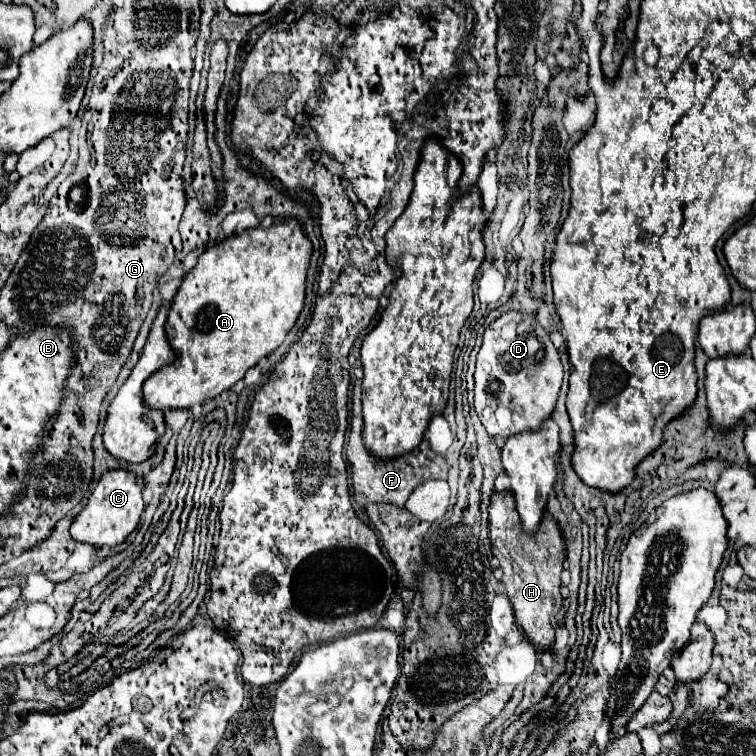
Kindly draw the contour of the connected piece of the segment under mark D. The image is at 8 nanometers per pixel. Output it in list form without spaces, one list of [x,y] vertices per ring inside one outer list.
[[[507,312],[483,334],[475,370],[475,410],[493,438],[537,432],[551,418],[563,382],[563,366],[555,346],[535,316]]]

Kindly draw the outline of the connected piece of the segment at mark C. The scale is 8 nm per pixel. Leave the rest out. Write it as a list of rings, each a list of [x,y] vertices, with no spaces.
[[[125,468],[107,470],[97,482],[95,490],[89,496],[87,506],[79,512],[79,516],[71,524],[71,536],[79,542],[87,542],[91,546],[117,546],[121,544],[139,524],[141,514],[145,512],[143,486],[137,482],[137,476]]]

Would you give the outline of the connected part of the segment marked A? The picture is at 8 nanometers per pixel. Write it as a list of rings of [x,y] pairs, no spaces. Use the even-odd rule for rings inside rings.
[[[297,218],[271,224],[269,228],[259,224],[251,232],[239,232],[239,236],[227,236],[227,240],[207,246],[173,298],[165,330],[177,358],[175,364],[157,370],[143,384],[147,406],[159,410],[191,408],[207,398],[215,398],[239,382],[263,356],[279,348],[305,304],[305,278],[311,252],[313,244]]]

